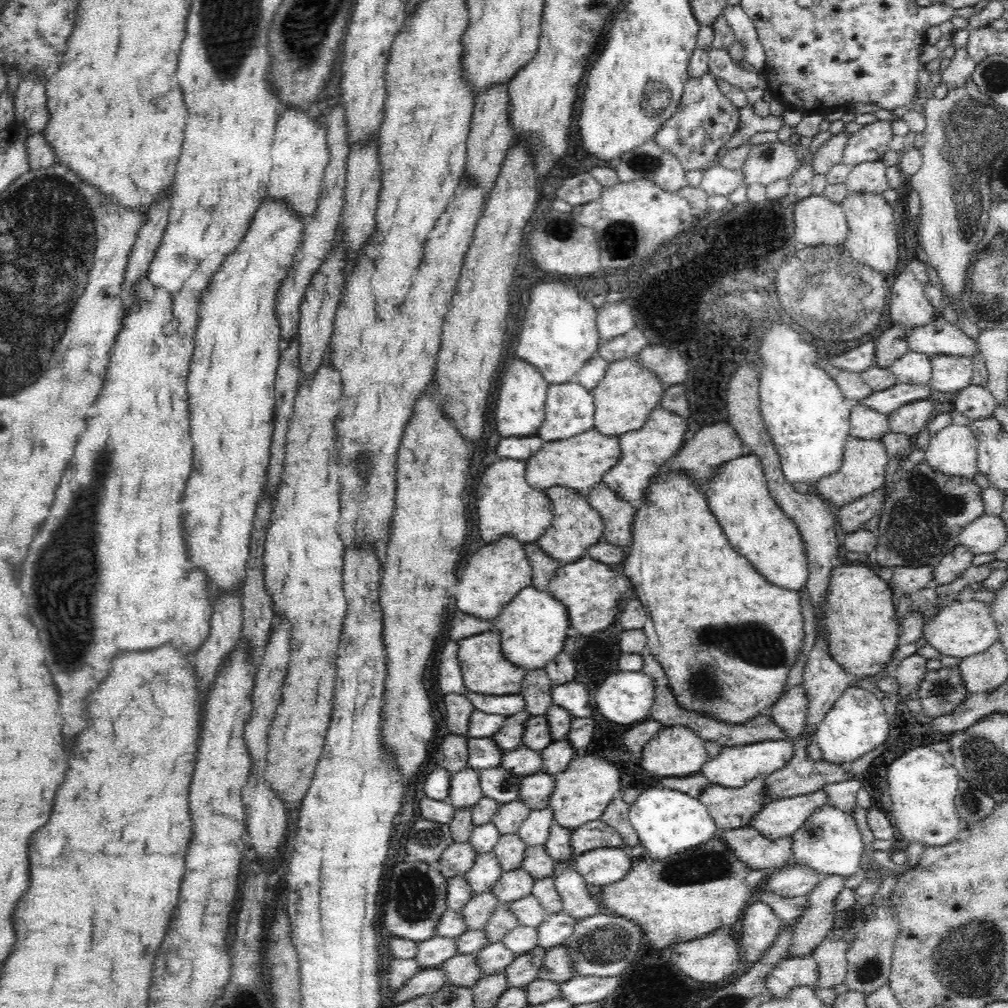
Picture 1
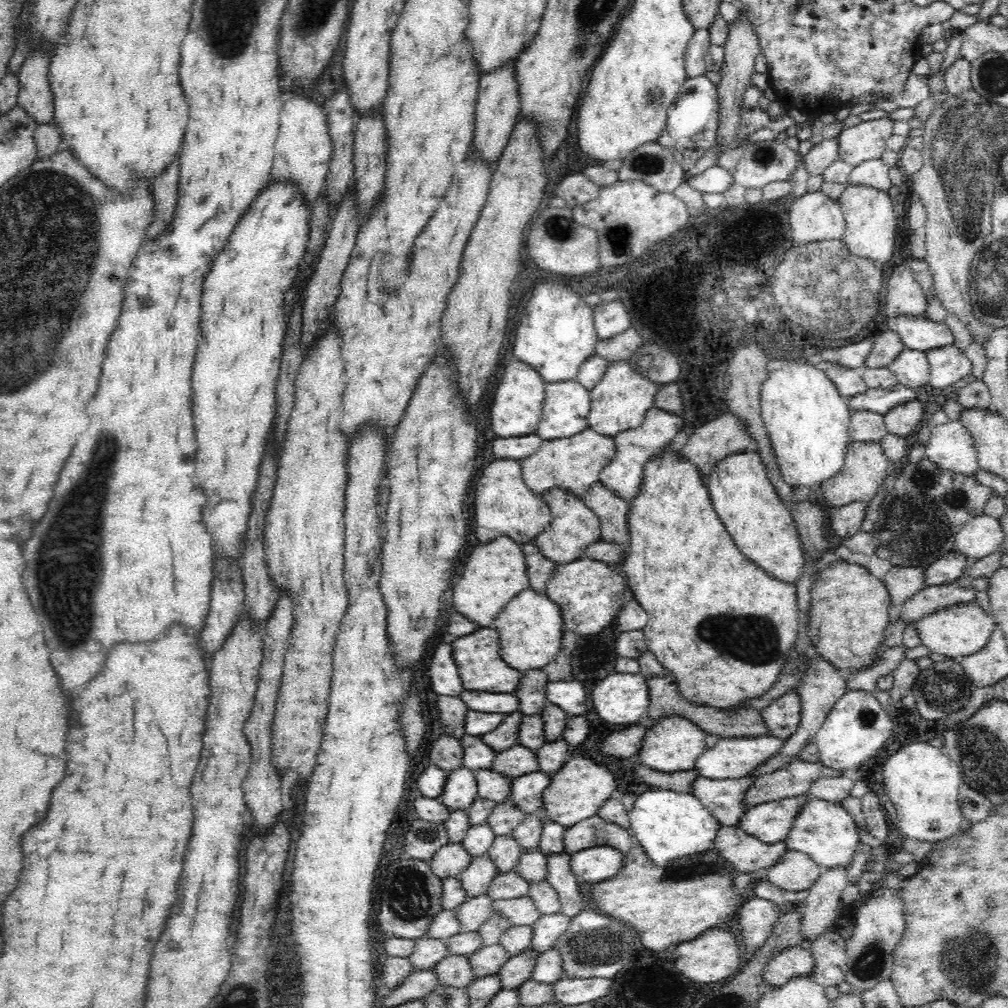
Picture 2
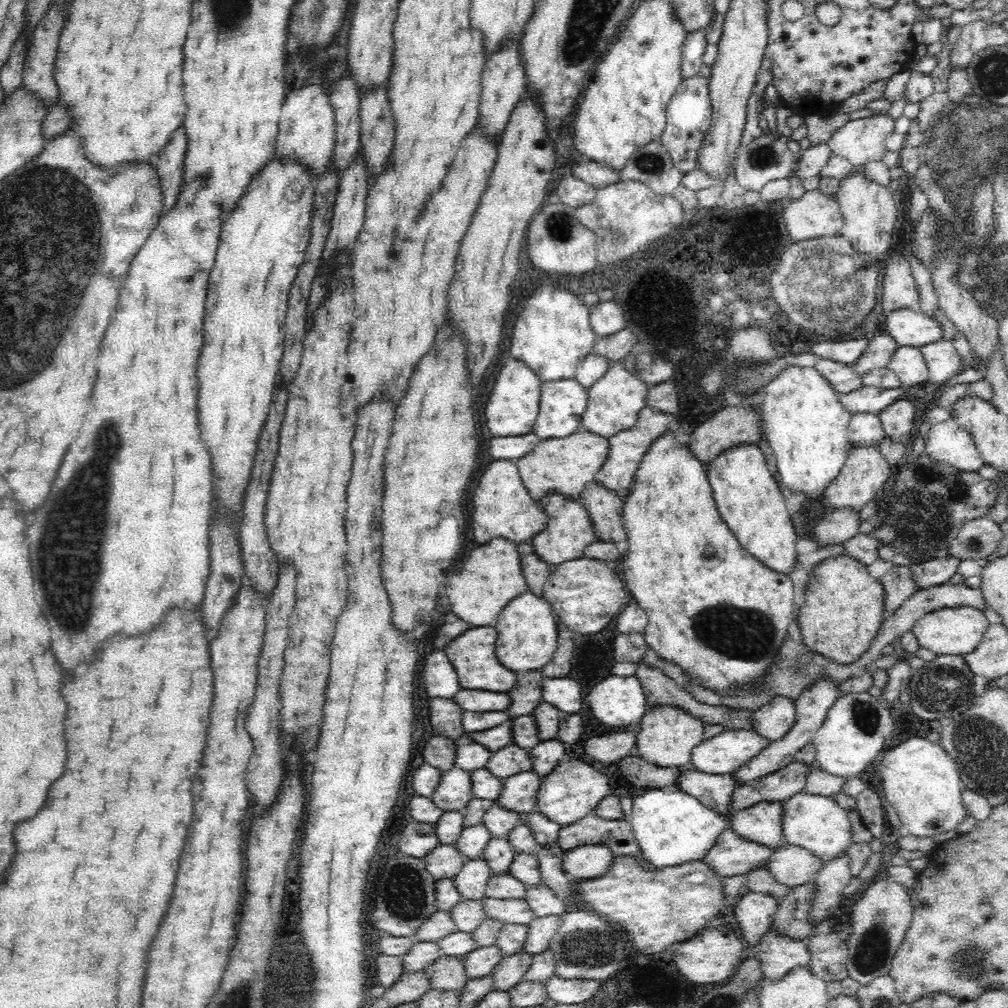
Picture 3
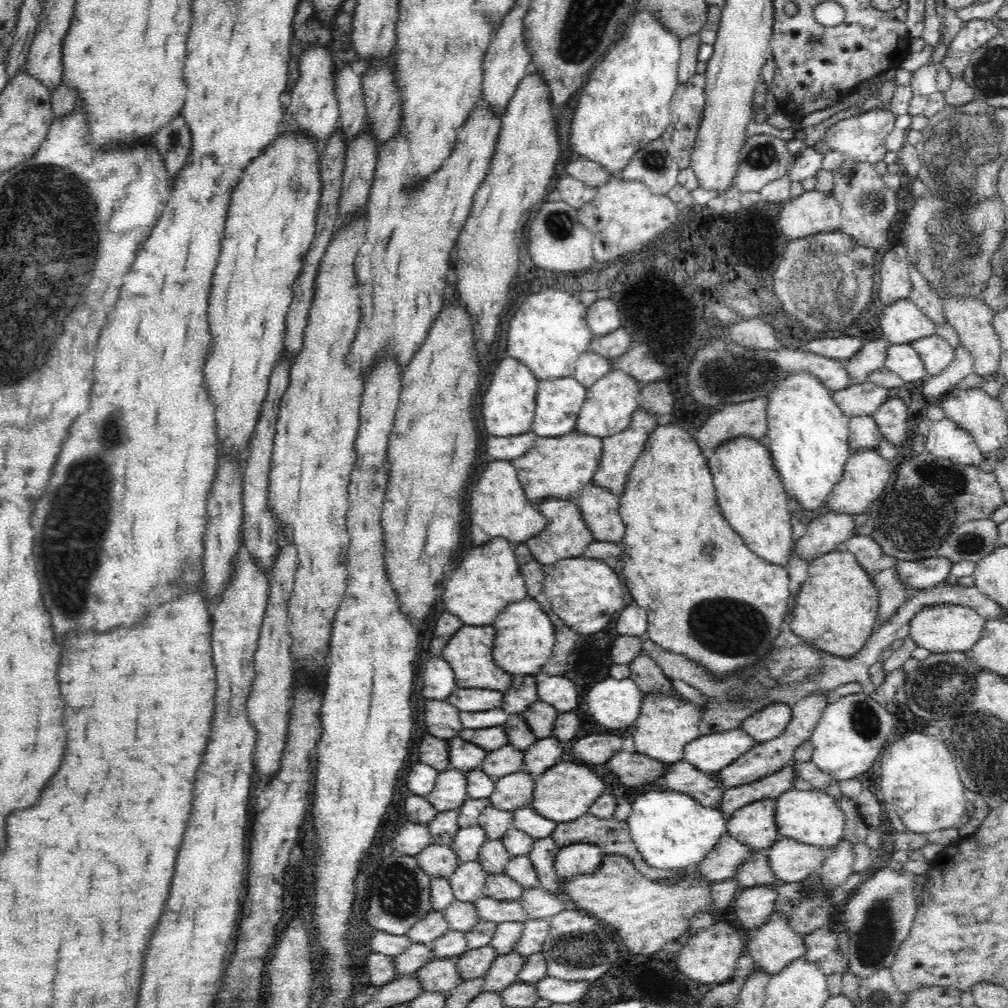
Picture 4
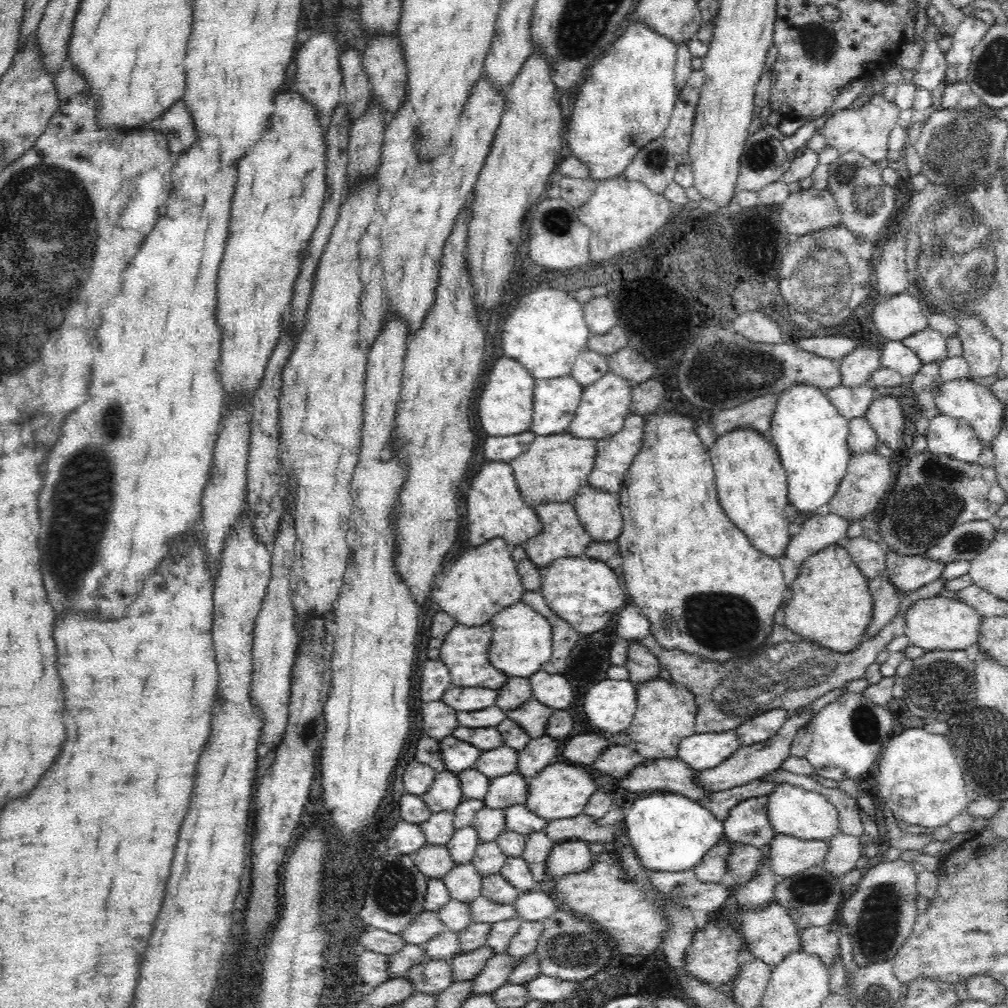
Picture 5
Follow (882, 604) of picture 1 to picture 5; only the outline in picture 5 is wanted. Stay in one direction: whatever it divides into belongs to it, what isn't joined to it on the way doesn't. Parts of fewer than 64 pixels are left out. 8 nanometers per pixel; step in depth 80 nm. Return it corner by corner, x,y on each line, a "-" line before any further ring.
840,543
829,544
799,566
797,578
793,581
782,607
783,625
794,630
803,639
832,651
853,651
864,640
866,627
869,626
874,612
868,582

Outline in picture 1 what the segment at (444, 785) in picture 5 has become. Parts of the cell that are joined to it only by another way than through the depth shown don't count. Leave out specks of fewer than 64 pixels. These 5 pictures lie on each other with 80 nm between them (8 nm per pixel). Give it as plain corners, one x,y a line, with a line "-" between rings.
469,766
451,775
448,803
454,809
468,809
483,797
479,771

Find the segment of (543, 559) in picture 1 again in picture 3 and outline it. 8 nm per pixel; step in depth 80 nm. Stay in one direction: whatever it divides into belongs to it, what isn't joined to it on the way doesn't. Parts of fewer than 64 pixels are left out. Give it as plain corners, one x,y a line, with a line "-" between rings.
530,542
517,543
517,551
521,555
521,567
527,582
527,590
536,596
542,596
543,586
551,571
550,565
534,552

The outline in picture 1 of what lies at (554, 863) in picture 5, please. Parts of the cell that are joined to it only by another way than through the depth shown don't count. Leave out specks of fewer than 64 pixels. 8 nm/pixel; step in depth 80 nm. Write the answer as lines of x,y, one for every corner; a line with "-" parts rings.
596,848
575,855
575,870
586,883
603,887
620,882
630,872
630,855
620,848

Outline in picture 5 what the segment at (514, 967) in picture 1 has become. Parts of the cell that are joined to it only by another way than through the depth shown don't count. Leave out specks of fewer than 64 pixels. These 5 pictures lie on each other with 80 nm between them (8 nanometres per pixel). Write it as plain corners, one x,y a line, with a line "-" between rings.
507,953
494,954
484,965
483,971
473,978
473,994
490,994
508,983
516,961

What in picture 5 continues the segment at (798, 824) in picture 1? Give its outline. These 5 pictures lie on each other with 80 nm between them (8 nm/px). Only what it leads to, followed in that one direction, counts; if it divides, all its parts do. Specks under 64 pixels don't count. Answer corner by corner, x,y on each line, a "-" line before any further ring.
767,796
752,797
736,804
724,820
725,837
738,844
754,846
760,850
772,844
774,830
767,814

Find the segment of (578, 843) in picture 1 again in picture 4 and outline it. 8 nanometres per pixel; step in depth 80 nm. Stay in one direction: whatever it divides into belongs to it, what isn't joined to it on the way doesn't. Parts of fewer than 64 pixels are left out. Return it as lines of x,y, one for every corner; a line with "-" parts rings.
588,813
584,814
584,816
580,816
580,818
578,818
578,820
574,820
574,822
558,823
557,828
554,828
551,838
556,842
558,848
564,848
564,846
570,846
570,844
586,843
600,847
603,852
627,856
631,861
633,861
633,865
636,867
638,872
645,874
646,878
649,878
650,881
678,878
678,872
676,870
674,872
669,872
668,870
654,869
652,866
648,866
648,864
646,864
646,861
642,858
642,855
638,852
636,846
634,846
628,822
626,821
618,822
613,819
603,820

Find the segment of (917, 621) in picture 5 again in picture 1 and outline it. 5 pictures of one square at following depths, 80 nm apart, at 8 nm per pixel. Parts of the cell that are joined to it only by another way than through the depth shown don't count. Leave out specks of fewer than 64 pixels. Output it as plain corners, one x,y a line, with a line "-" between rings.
972,599
967,602
954,601
944,606
936,616
923,624
923,637
938,652
954,658
966,659
969,656
984,652
992,643
999,641
998,625
991,616
991,605

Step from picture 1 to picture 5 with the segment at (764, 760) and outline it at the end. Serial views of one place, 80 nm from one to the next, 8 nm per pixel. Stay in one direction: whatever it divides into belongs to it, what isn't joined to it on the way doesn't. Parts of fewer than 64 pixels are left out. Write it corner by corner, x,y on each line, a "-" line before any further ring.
735,730
704,734
694,732
681,740
677,757
690,768
701,771
714,768
740,746

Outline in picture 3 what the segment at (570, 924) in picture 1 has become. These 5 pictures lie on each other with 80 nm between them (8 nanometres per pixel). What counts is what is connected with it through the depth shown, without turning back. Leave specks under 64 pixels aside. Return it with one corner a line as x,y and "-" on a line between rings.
561,916
534,917
532,922
527,924
528,932
523,952
534,956
548,950
550,940
555,935
560,923

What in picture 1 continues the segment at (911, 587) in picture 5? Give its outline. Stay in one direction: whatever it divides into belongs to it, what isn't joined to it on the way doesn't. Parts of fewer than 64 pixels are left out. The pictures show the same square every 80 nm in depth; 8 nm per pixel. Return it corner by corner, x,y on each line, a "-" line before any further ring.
956,545
952,552
942,557
942,560
933,567
932,585
950,584
960,578
969,566
972,566
974,554
969,548

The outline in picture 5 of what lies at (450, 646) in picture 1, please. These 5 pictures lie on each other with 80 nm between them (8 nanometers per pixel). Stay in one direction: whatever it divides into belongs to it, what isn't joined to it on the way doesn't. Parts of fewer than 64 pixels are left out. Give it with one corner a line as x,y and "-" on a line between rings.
426,660
420,676
420,700
440,701
451,684
449,668
440,660

